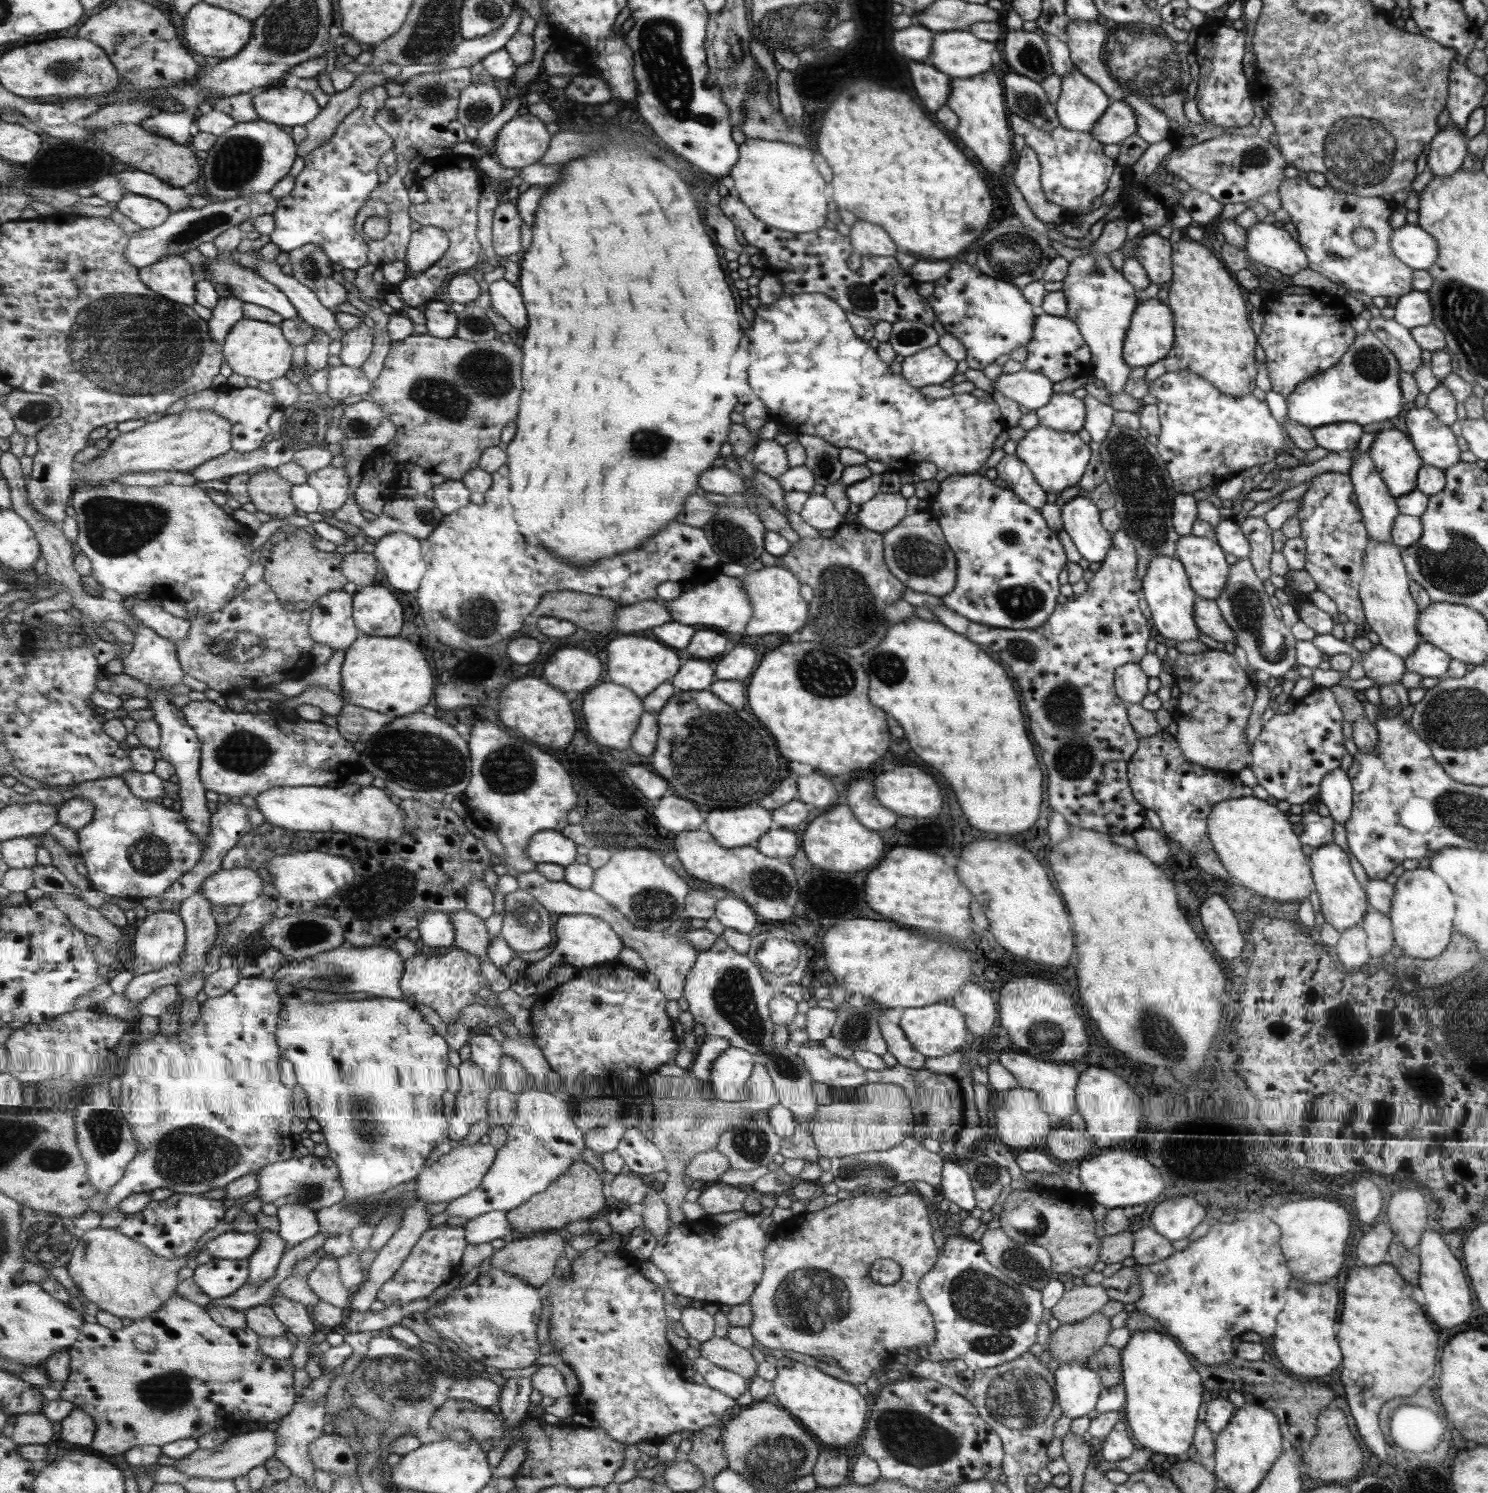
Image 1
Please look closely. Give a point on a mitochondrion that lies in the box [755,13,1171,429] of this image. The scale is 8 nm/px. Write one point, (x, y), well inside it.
(1016, 254)

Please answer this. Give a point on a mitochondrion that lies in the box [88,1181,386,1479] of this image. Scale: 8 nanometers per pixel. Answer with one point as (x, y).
(148, 1389)

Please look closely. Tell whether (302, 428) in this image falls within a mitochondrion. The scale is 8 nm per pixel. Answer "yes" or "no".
yes

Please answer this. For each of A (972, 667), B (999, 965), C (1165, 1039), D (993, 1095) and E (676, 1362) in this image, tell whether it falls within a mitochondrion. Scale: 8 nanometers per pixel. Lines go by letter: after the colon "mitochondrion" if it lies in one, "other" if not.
A: other
B: other
C: mitochondrion
D: other
E: other

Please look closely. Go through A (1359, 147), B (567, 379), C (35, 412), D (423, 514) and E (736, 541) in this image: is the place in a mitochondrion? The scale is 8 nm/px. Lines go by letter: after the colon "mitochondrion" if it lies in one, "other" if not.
A: mitochondrion
B: other
C: mitochondrion
D: mitochondrion
E: mitochondrion

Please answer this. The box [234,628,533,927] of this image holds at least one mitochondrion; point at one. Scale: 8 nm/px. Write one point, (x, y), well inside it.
(442, 763)

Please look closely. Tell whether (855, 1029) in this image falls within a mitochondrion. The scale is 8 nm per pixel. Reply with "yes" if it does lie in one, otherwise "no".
yes

